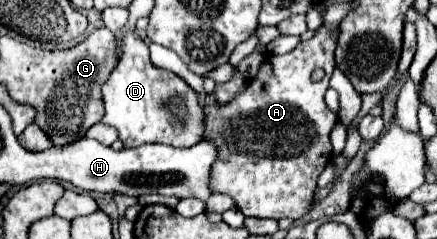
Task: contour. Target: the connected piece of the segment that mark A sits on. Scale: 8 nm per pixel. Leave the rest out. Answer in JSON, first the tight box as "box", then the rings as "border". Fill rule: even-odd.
{"box":[204,26,340,220],"border":[[[320,26],[310,40],[300,42],[292,52],[284,56],[270,54],[262,64],[258,78],[252,78],[248,82],[248,88],[242,94],[238,94],[234,102],[222,104],[218,106],[218,110],[204,106],[206,138],[210,138],[218,146],[218,162],[214,164],[210,186],[214,186],[214,194],[220,192],[232,196],[244,216],[298,220],[310,210],[318,176],[332,158],[330,130],[336,124],[338,116],[324,104],[324,94],[328,90],[328,82],[334,72],[334,50],[338,34],[340,26],[336,28]],[[316,68],[322,68],[326,72],[326,76],[320,82],[314,82],[310,78],[312,70]]]}

